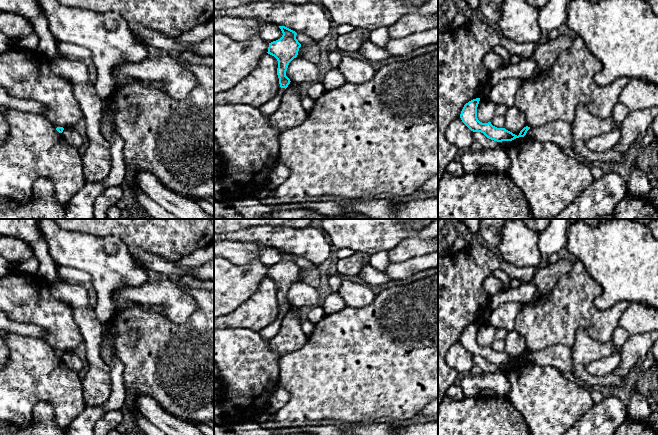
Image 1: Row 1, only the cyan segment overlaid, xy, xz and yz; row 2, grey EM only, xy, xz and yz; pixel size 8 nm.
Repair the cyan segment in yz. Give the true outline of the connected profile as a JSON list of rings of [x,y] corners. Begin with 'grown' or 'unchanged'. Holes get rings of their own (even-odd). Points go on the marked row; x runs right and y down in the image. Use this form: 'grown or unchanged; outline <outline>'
unchanged; outline [[[480,98],[473,99],[466,103],[461,111],[460,118],[462,122],[473,132],[481,132],[487,138],[502,142],[502,141],[512,141],[519,137],[524,137],[530,127],[524,127],[519,135],[515,135],[512,132],[506,130],[505,128],[497,128],[488,123],[482,123],[477,118],[477,107],[479,104]]]

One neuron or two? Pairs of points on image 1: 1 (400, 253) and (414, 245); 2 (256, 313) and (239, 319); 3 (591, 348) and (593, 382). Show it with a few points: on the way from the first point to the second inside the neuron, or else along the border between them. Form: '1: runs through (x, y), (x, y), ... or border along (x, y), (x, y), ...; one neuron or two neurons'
1: runs through (403, 251), (411, 246); one neuron
2: runs through (252, 314), (247, 314), (243, 317); one neuron
3: runs through (583, 356), (583, 372), (585, 374); one neuron

